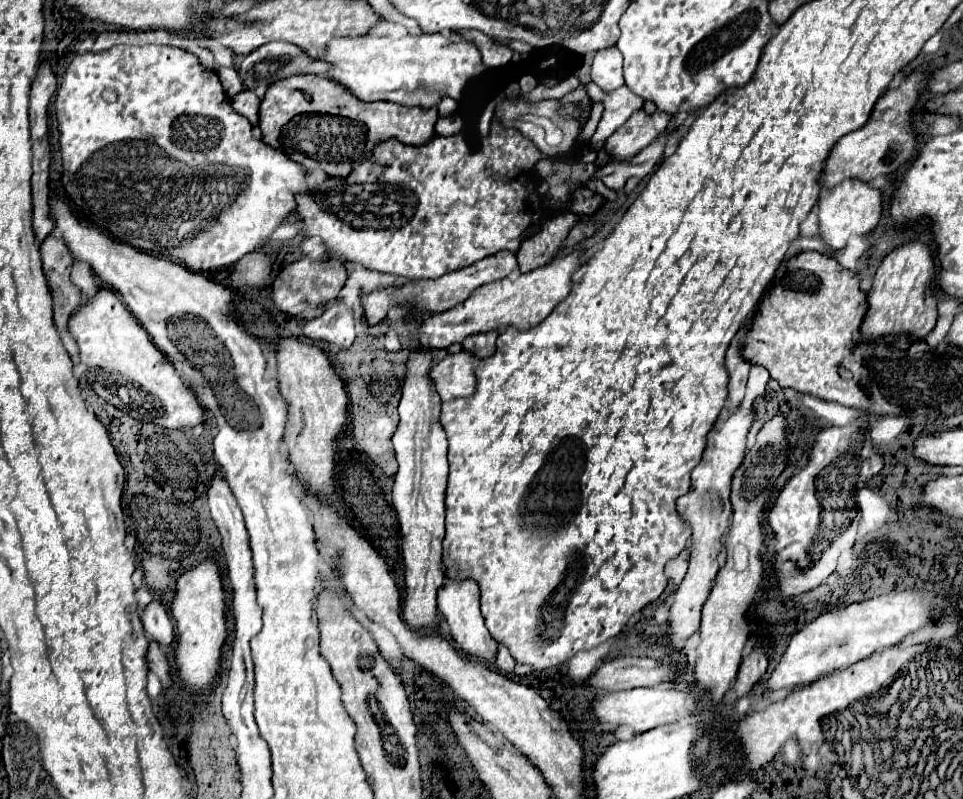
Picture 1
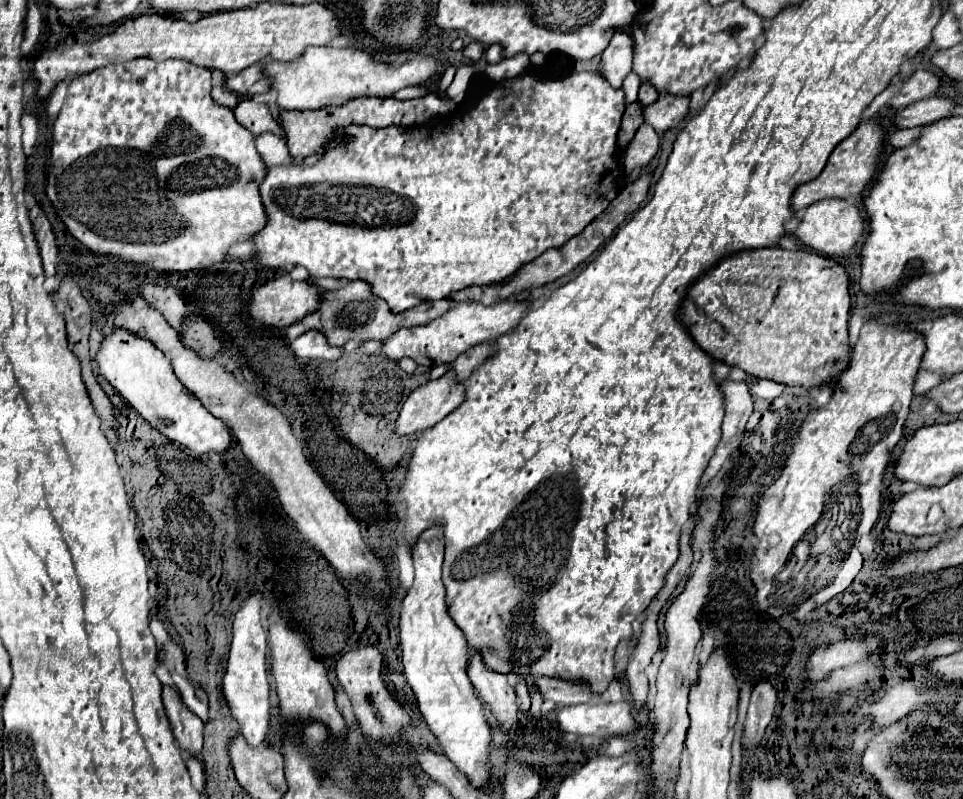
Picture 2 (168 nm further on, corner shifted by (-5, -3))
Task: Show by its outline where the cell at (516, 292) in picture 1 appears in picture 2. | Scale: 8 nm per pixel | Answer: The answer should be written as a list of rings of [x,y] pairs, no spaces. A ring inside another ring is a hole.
[[[518,301],[496,303],[496,307],[484,307],[480,303],[452,303],[452,307],[444,315],[436,317],[434,321],[396,331],[390,339],[382,343],[382,355],[392,361],[410,357],[420,367],[428,367],[428,369],[440,363],[450,363],[460,353],[468,351],[468,347],[474,347],[476,343],[484,343],[484,341],[496,341],[498,335],[512,331],[520,323],[526,309],[528,305]]]

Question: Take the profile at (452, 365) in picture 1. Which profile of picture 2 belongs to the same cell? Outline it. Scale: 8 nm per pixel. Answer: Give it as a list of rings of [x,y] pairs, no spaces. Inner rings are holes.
[[[452,373],[440,377],[438,381],[430,381],[418,389],[414,389],[408,399],[404,401],[402,409],[400,409],[400,415],[396,419],[396,435],[412,435],[412,433],[418,433],[418,431],[424,431],[432,425],[436,425],[438,421],[442,421],[450,411],[454,411],[460,403],[464,401],[464,385],[462,383],[456,383],[452,379]]]

